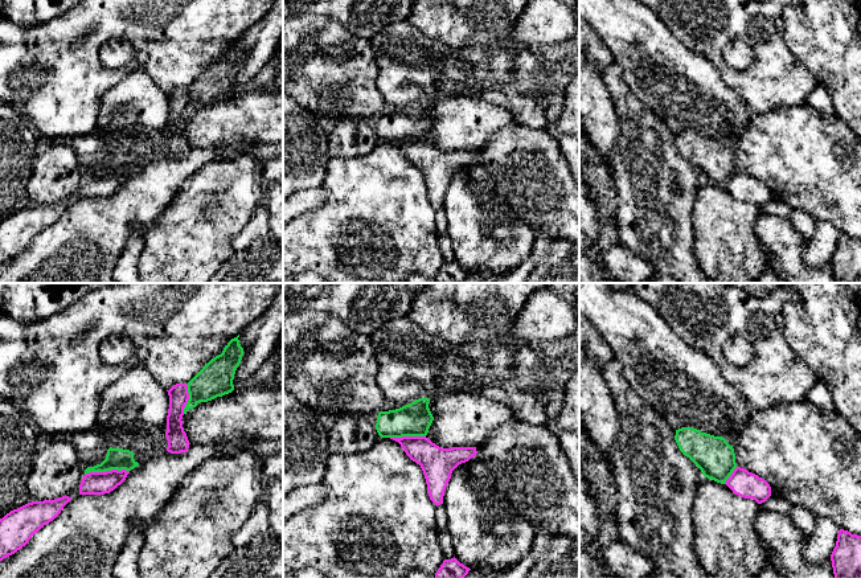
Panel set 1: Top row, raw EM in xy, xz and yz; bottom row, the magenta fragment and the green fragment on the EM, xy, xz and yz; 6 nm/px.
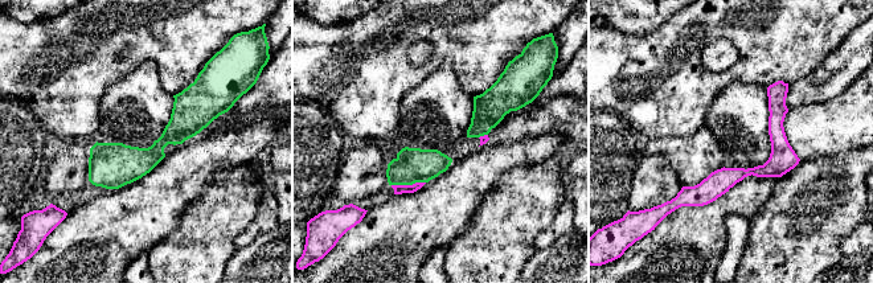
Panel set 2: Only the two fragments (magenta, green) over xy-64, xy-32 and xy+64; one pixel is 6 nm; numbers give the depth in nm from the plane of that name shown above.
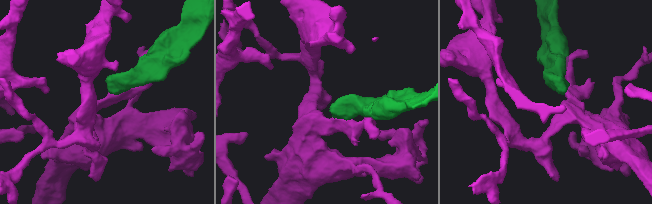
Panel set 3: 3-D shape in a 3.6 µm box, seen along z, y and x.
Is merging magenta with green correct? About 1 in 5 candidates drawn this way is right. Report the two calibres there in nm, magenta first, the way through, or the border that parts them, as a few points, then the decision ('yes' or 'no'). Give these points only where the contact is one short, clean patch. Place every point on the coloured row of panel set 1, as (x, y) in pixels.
140/130 nm | no

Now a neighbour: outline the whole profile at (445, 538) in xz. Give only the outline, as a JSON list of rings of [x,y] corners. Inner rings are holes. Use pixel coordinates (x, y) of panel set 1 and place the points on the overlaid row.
[[[447,529],[439,530],[438,541],[439,541],[439,545],[443,552],[444,558],[446,559],[454,558],[455,557],[455,548],[452,544],[451,534],[448,533]]]

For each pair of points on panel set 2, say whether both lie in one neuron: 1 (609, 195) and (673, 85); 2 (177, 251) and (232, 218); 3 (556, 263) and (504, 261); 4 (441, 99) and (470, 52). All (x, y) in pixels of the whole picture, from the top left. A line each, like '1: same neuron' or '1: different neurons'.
1: different neurons
2: same neuron
3: different neurons
4: different neurons

